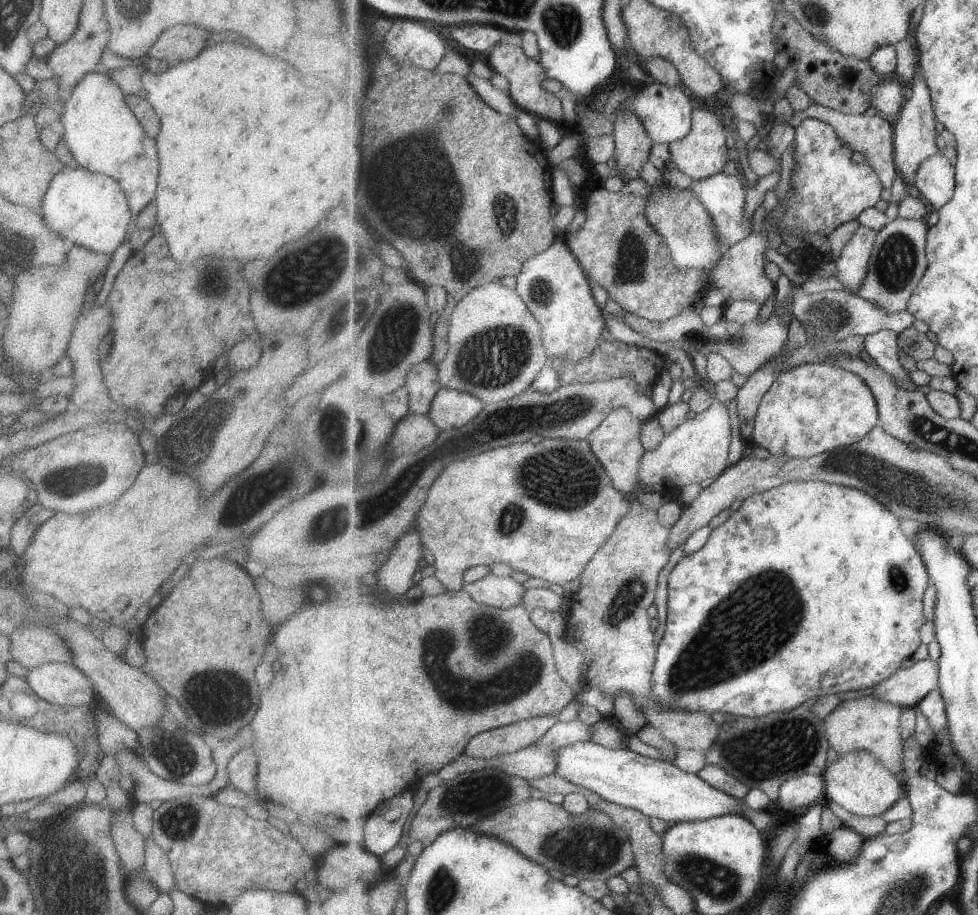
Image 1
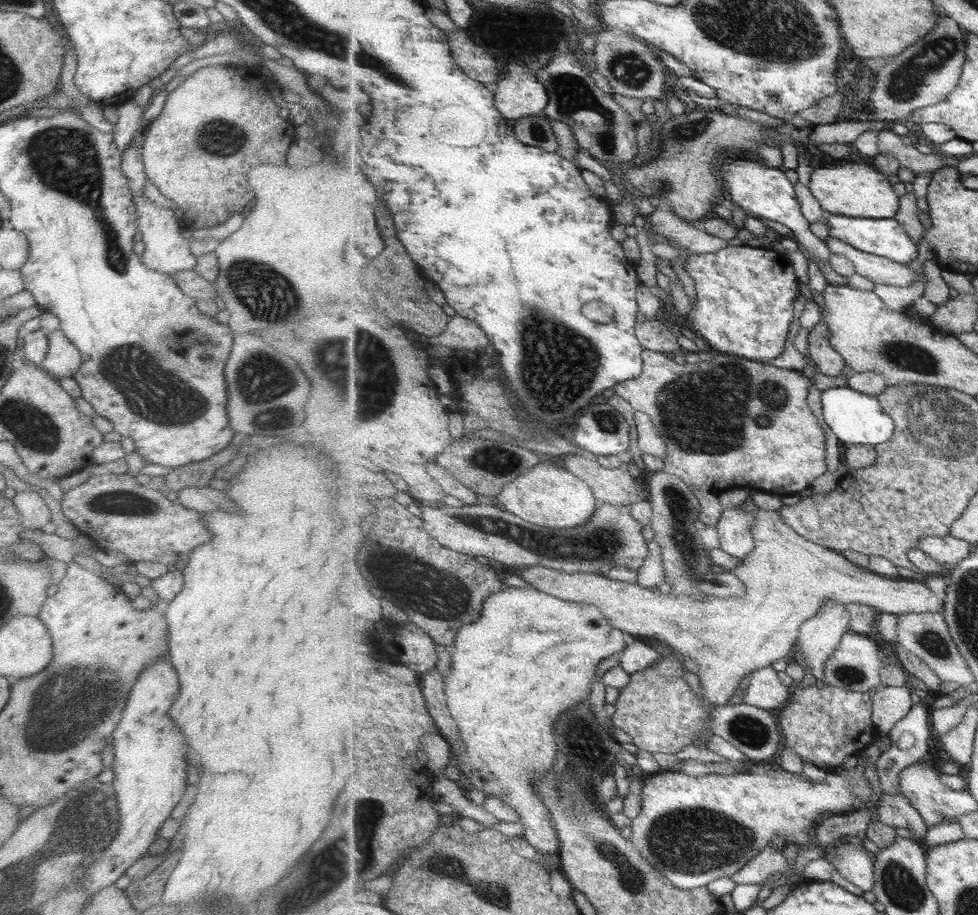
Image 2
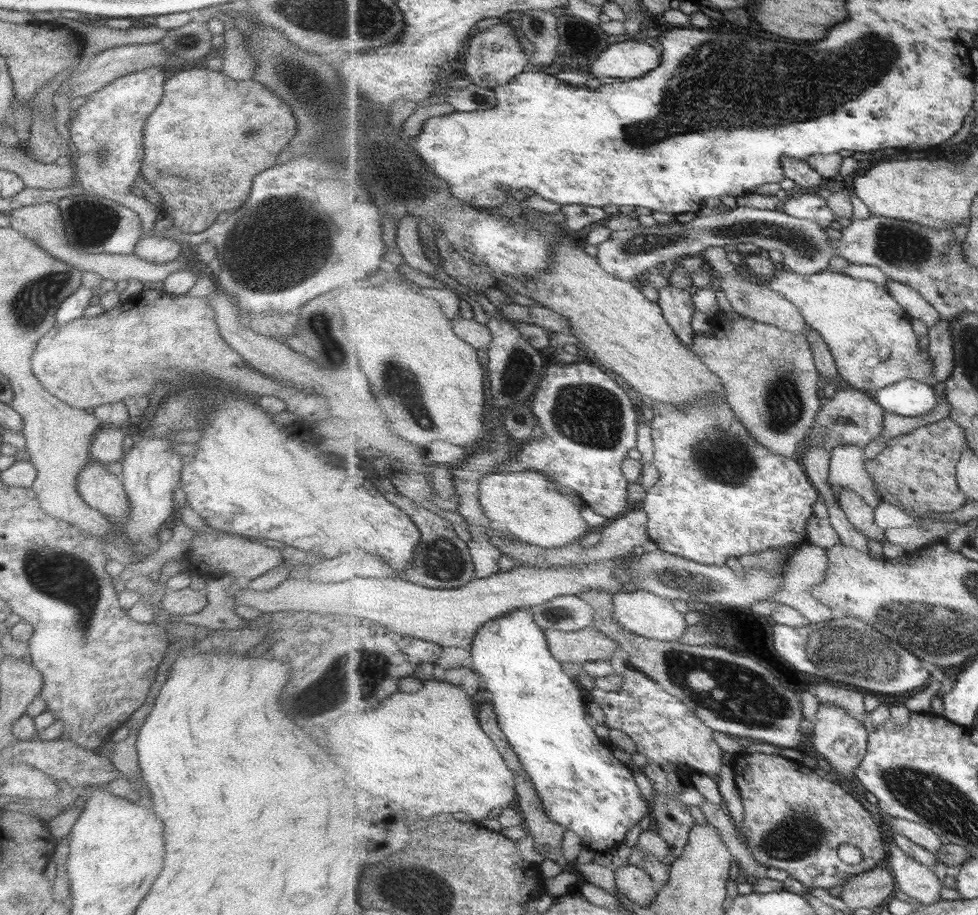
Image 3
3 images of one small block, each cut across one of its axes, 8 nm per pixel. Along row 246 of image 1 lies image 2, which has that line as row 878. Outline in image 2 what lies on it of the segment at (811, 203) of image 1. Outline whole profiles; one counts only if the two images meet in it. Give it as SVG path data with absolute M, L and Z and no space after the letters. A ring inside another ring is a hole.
M769 846L764 852L761 852L748 866L733 876L733 879L740 884L760 884L770 880L776 872L791 871L794 862L786 861L786 856L774 848Z

